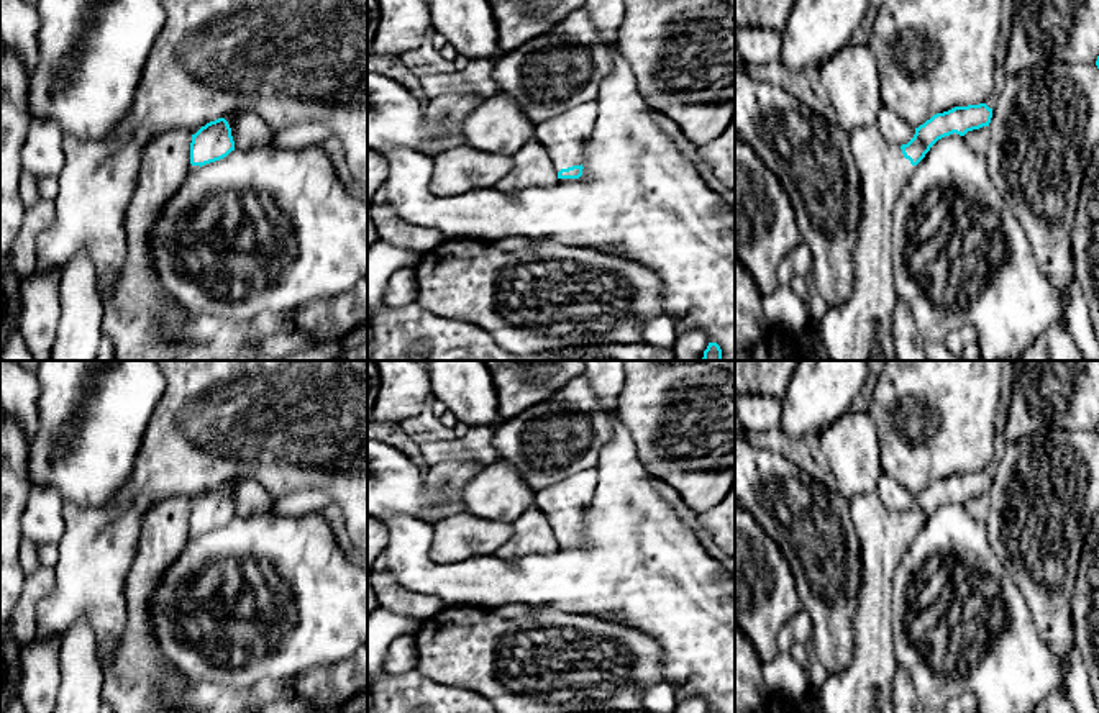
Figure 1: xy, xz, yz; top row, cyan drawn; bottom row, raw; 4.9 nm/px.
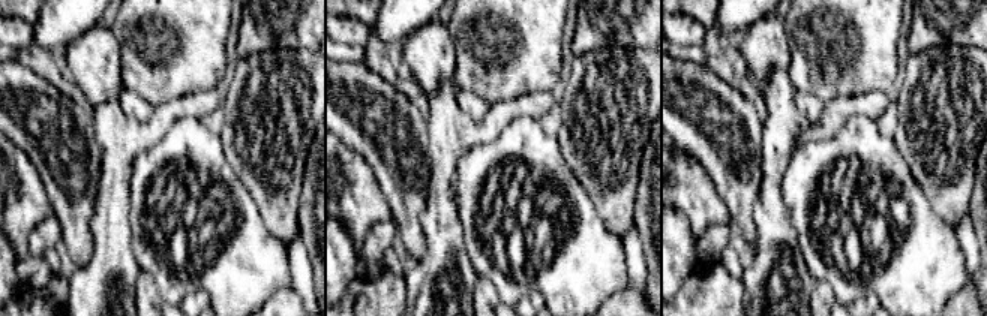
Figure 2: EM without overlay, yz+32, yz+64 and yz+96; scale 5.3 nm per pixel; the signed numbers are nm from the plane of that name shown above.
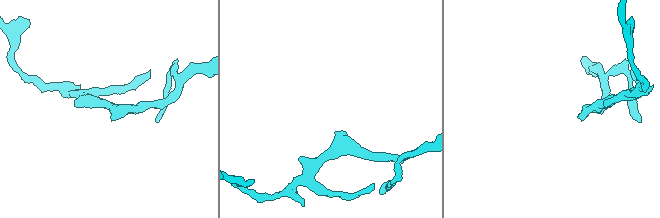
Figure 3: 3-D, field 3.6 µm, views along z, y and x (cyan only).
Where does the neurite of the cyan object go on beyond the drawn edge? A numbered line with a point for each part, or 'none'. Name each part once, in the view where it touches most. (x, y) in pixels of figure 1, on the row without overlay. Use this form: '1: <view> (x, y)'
1: yz (865, 687)

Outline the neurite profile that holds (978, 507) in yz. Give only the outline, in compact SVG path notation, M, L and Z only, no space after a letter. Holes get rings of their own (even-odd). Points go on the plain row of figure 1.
M983 493L979 497L968 498L964 502L966 510L978 523L986 523L991 510L989 493Z

